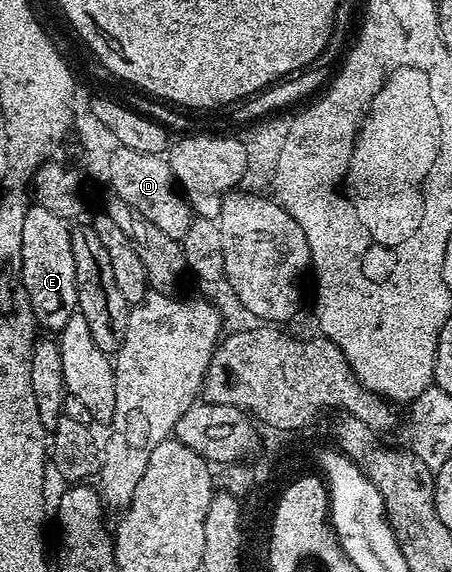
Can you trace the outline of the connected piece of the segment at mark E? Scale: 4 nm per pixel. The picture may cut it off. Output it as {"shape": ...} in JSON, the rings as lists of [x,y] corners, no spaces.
{"shape":[[[30,206],[23,217],[21,237],[21,289],[29,299],[33,318],[46,327],[46,332],[59,333],[63,325],[75,314],[77,282],[75,261],[69,240],[70,224],[48,209]]]}

